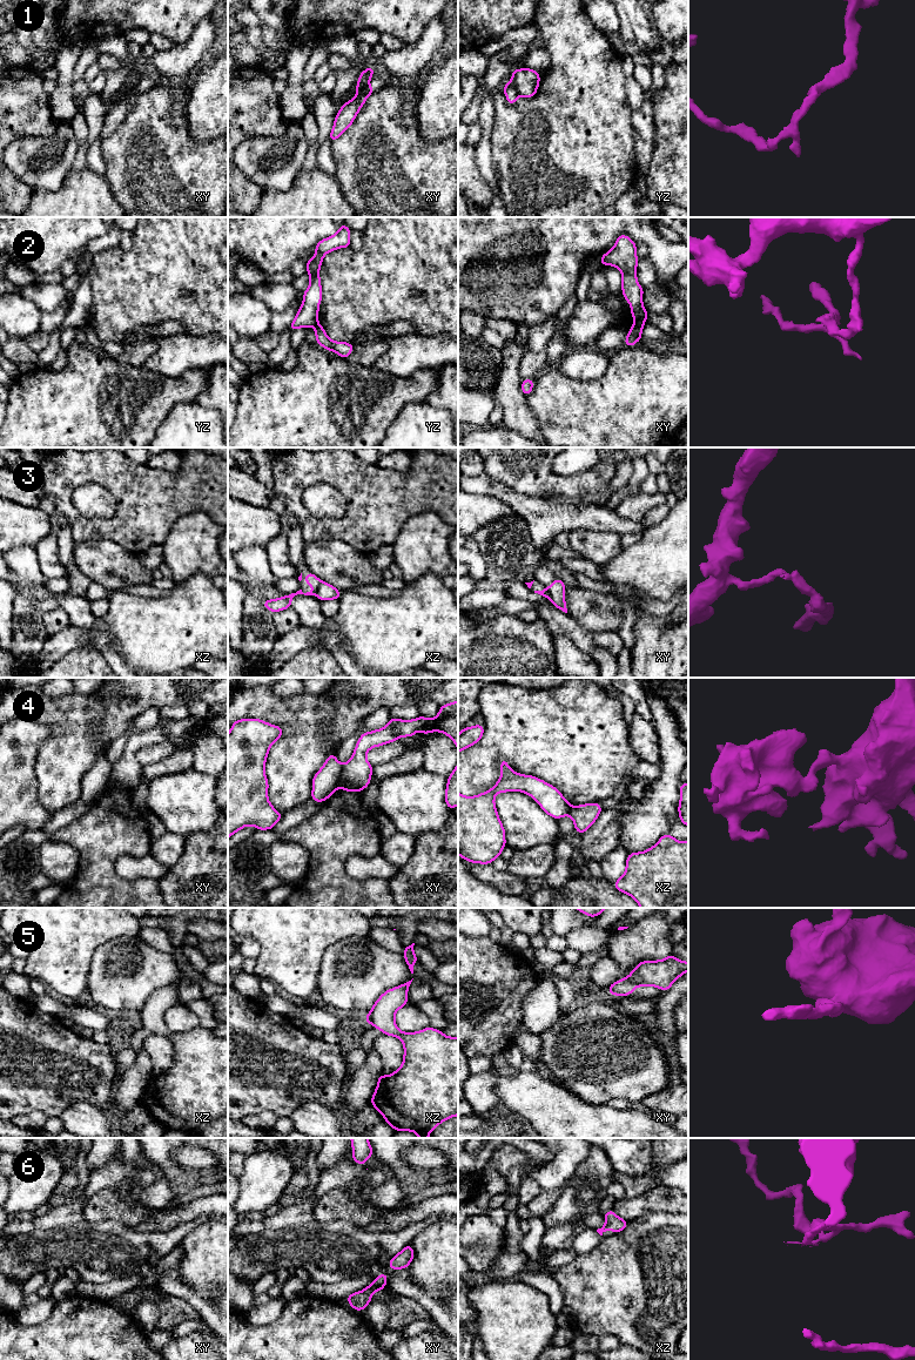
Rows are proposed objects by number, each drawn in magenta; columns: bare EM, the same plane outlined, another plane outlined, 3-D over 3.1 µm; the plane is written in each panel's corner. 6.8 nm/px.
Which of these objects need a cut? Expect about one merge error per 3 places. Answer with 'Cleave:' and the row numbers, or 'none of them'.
Cleave: 1, 2, 3, 4, 5

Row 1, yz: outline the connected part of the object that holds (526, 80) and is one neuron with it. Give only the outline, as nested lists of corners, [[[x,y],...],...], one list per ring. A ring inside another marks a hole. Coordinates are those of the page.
[[[530,68],[513,69],[511,81],[516,85],[518,95],[533,97],[539,86],[540,75]]]

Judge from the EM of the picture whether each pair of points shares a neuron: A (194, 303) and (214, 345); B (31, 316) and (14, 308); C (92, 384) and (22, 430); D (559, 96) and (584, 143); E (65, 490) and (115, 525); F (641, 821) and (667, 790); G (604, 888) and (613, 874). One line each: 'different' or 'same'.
A: different
B: same
C: same
D: same
E: same
F: same
G: different

